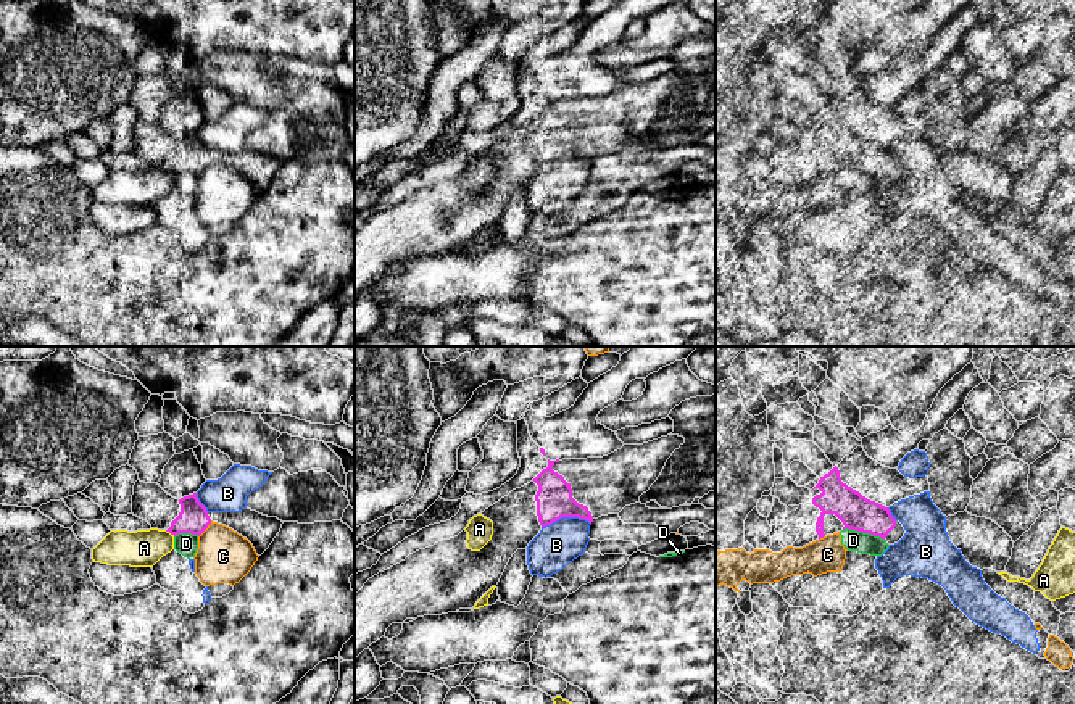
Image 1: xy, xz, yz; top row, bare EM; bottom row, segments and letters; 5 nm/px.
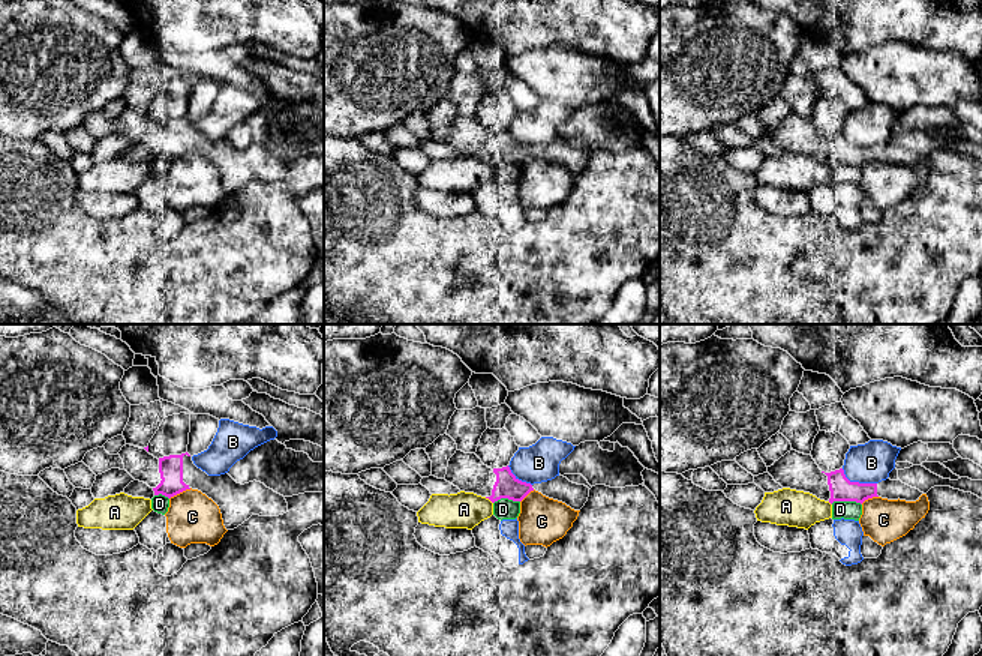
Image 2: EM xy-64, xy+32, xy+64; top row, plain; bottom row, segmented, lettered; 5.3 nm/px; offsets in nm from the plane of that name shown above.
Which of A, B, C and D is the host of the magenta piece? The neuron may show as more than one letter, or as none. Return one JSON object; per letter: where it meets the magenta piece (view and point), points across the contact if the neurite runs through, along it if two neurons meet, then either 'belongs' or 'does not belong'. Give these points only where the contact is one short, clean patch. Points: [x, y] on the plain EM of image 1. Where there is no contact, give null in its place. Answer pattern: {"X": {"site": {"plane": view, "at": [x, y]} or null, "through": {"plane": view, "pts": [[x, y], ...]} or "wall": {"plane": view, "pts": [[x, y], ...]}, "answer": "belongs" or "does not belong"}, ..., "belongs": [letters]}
{"A": {"site": {"plane": "xy", "at": [170, 171]}, "answer": "does not belong"}, "B": {"site": {"plane": "xz", "at": [566, 155]}, "answer": "does not belong"}, "C": {"site": {"plane": "xy", "at": [207, 166]}, "answer": "does not belong"}, "D": {"site": {"plane": "yz", "at": [864, 171]}, "answer": "does not belong"}, "belongs": []}

